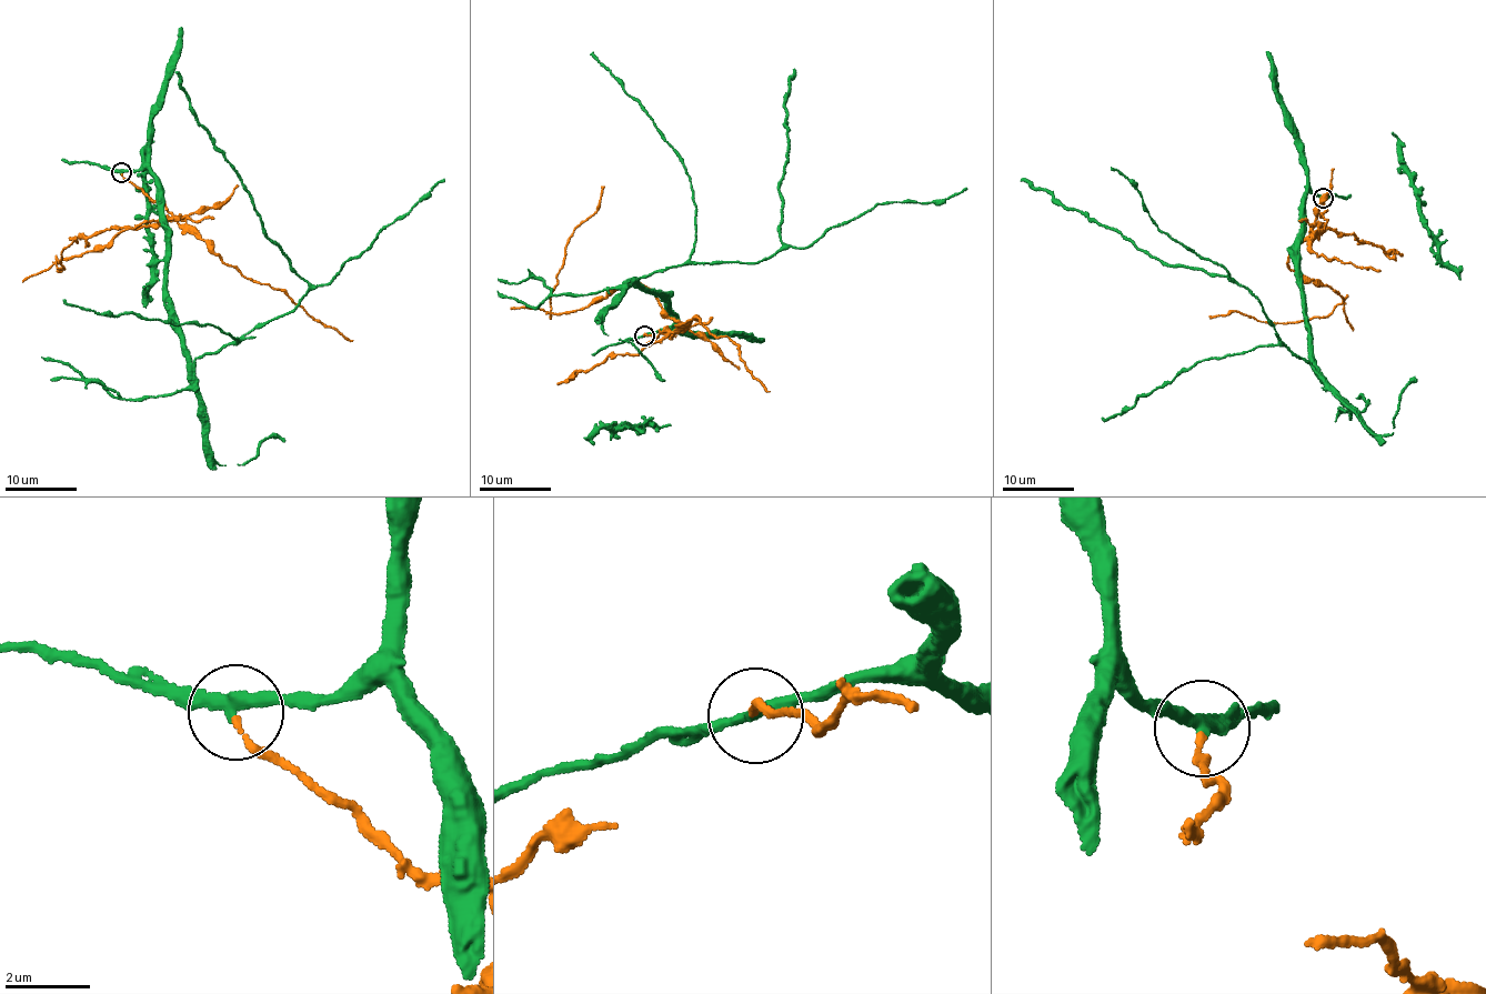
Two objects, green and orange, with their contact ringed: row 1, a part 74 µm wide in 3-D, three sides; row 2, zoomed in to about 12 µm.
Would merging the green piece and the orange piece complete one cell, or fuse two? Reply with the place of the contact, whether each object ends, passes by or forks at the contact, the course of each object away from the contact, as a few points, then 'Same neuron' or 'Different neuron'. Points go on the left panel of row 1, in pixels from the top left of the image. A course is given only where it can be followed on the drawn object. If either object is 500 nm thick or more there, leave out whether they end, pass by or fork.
Place: (121, 172). At the ring green passes by. At the ring orange ends. Course of green: (121, 172), (147, 169), (157, 184), (167, 298), (193, 361), (293, 312), (307, 283), (264, 234), (174, 72). Course of orange: (121, 173), (180, 214), (149, 220), (104, 246), (62, 259), (57, 263), (60, 271), (59, 260), (76, 238). Different neuron

